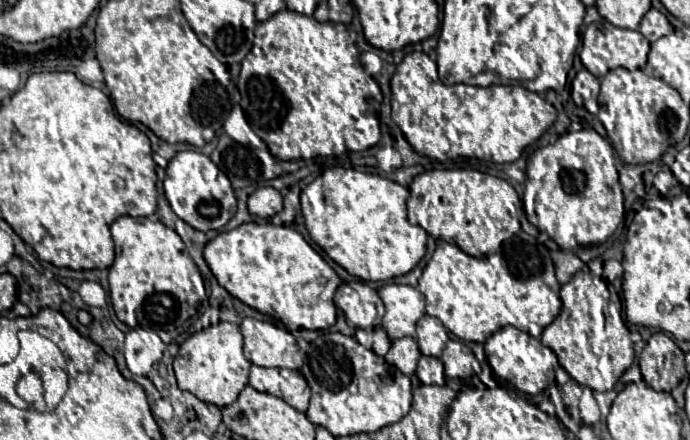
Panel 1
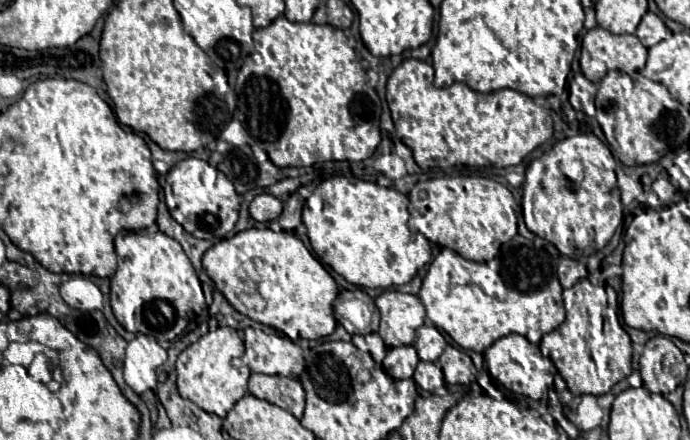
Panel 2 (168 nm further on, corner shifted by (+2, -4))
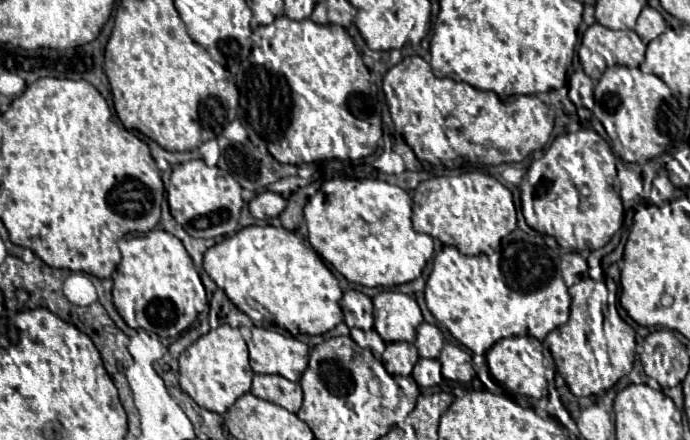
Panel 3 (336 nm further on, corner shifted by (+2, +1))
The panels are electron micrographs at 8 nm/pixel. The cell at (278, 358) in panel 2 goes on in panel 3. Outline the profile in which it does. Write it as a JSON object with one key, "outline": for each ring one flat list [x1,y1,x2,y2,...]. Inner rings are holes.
{"outline":[[253,326,247,346,255,374,279,374,291,382,299,382,307,368,309,348,294,336]]}

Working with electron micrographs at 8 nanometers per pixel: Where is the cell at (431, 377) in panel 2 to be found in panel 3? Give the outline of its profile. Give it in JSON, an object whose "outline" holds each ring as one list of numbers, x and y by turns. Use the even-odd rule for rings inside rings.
{"outline":[[421,358,415,368,413,368,413,378,421,388,429,388,435,386,443,380,441,376,441,364,439,360,429,360,429,358]]}

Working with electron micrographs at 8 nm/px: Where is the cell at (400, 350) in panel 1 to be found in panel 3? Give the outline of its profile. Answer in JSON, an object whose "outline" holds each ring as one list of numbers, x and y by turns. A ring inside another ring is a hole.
{"outline":[[391,342,387,344,381,356,381,362,387,368,387,372,401,374,401,376,409,376,417,360,419,360,417,348,409,342]]}

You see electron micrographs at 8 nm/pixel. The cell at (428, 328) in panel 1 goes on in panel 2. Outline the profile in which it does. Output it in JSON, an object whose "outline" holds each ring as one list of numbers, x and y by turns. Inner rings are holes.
{"outline":[[421,325,417,329,417,339,415,339,413,347,417,349,421,361,437,361,439,355,443,353,443,349,447,347,447,341,439,333,437,327,433,327,433,325]]}

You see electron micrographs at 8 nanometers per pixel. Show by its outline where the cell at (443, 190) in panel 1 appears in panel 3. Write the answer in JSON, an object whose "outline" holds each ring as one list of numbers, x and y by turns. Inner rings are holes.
{"outline":[[482,170,463,171,459,176,425,180,412,196,412,226,415,232,439,238,463,254,491,254,501,238,517,228,517,214,511,192]]}

